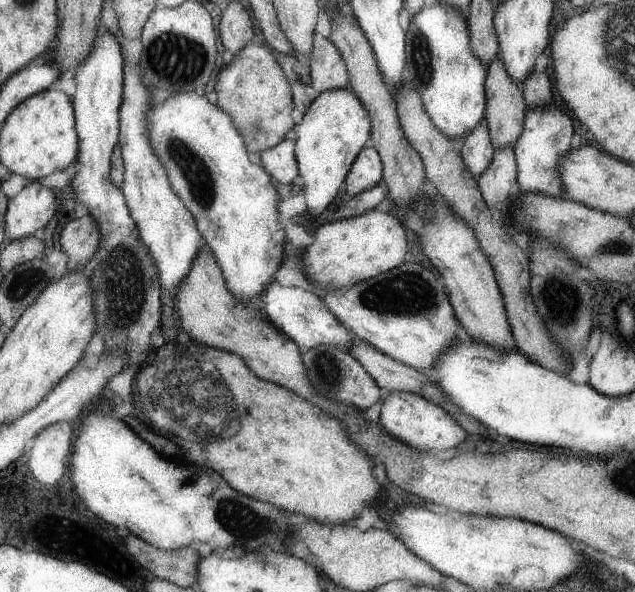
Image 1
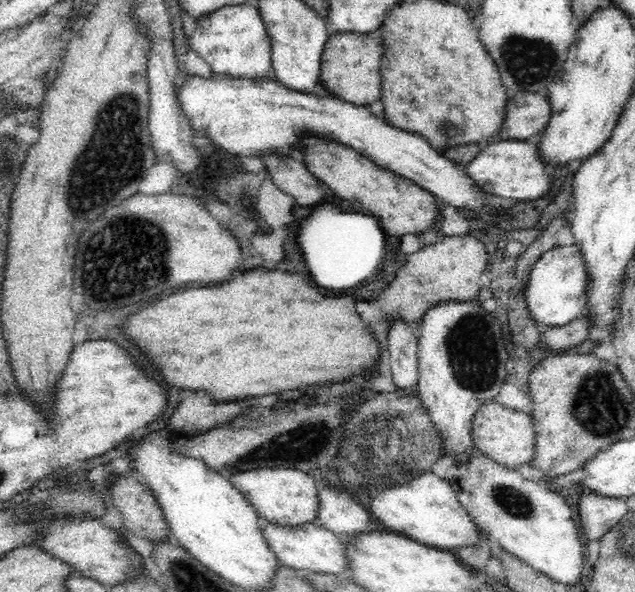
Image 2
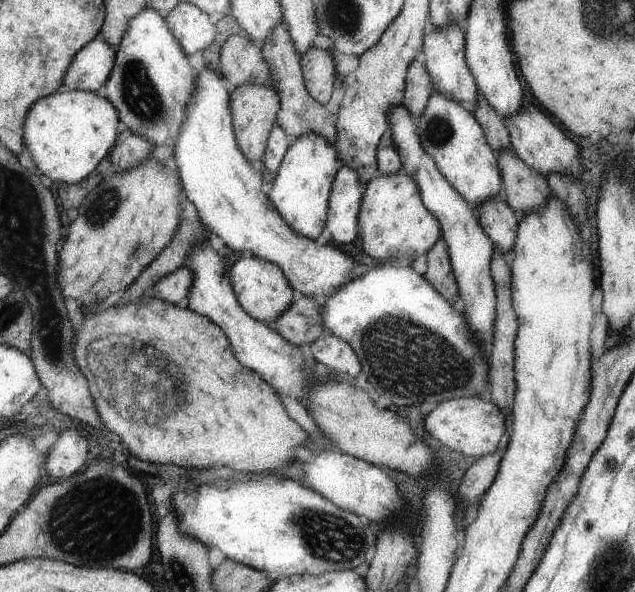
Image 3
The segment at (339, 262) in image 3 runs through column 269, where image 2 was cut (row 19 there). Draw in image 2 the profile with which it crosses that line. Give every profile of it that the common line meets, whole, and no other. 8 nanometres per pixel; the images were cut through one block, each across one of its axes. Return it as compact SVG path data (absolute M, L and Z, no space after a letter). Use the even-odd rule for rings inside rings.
M245 3L221 6L198 18L195 27L186 37L189 48L194 50L215 74L230 75L234 78L262 78L271 76L270 37L263 24L259 10Z

